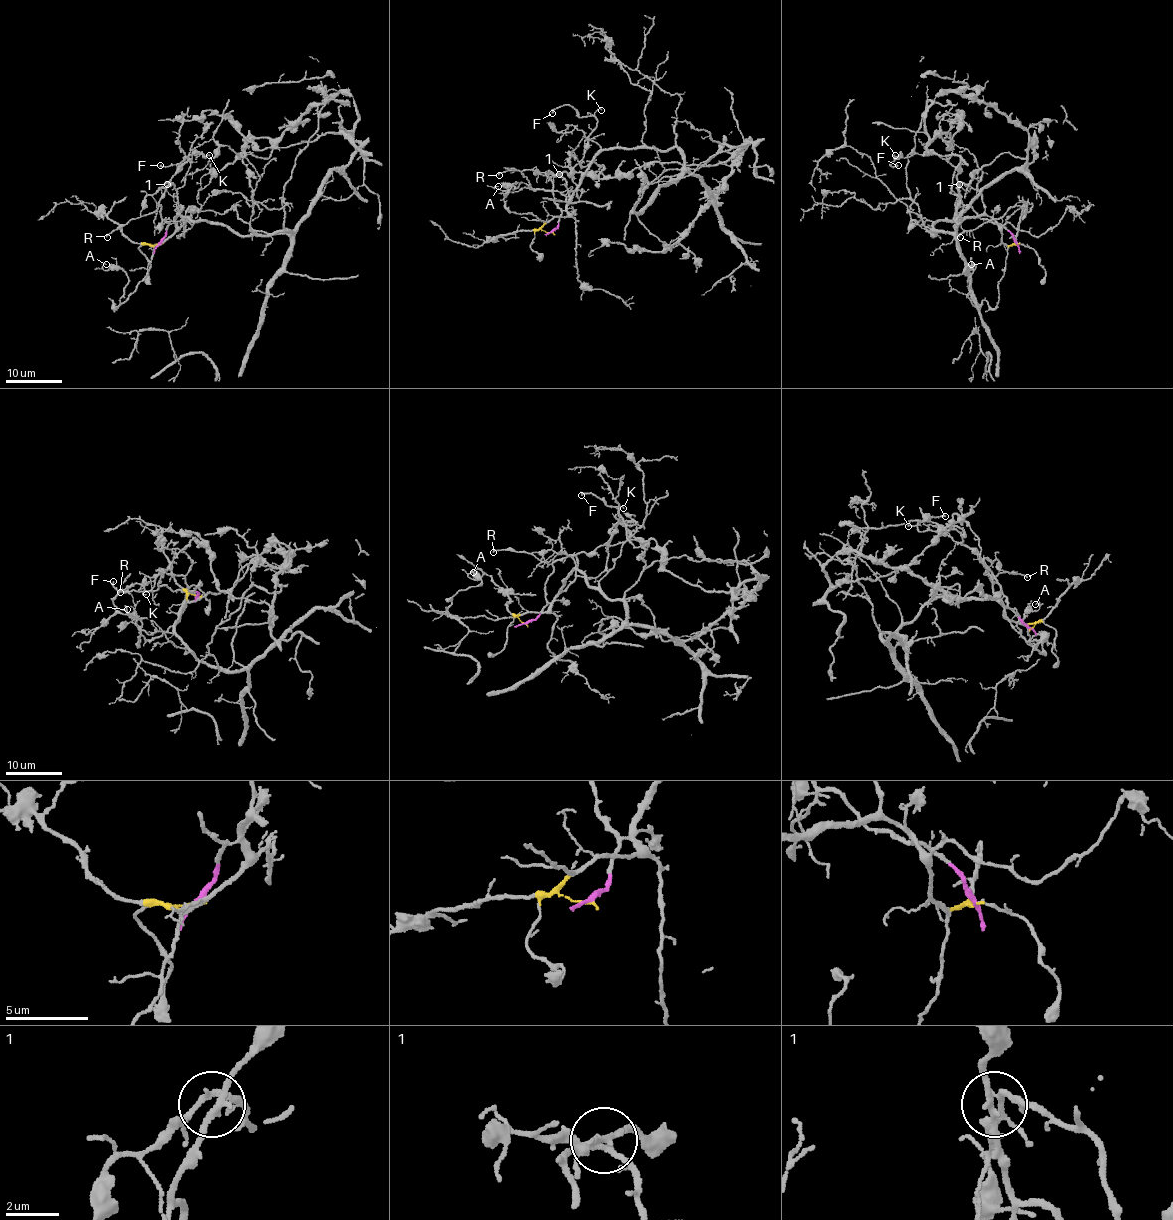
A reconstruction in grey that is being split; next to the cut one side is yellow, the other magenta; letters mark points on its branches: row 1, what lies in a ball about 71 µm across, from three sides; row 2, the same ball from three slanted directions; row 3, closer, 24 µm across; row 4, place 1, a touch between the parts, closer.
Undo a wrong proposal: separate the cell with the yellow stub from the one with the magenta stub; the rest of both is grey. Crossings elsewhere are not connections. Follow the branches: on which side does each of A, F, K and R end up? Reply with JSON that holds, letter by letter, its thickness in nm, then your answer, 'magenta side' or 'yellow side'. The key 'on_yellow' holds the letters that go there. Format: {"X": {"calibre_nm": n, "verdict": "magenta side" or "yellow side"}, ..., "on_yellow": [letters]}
{"A": {"calibre_nm": 140, "verdict": "yellow side"}, "F": {"calibre_nm": 190, "verdict": "magenta side"}, "K": {"calibre_nm": 120, "verdict": "magenta side"}, "R": {"calibre_nm": 160, "verdict": "magenta side"}, "on_yellow": ["A"]}

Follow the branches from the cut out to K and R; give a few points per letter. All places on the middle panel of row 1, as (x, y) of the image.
K: (551, 233), (556, 227), (560, 213), (551, 178), (569, 172), (583, 157), (597, 123), (594, 113), (601, 110)
R: (551, 233), (556, 227), (560, 213), (553, 196), (552, 179), (524, 169), (504, 171), (498, 175)

